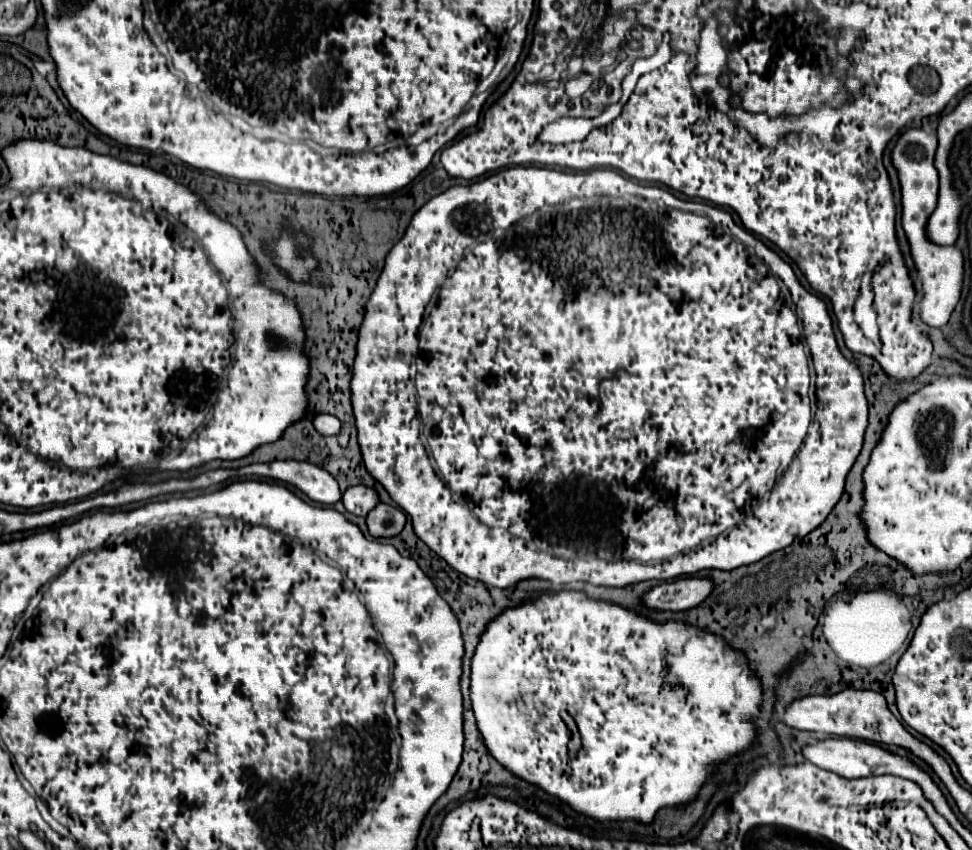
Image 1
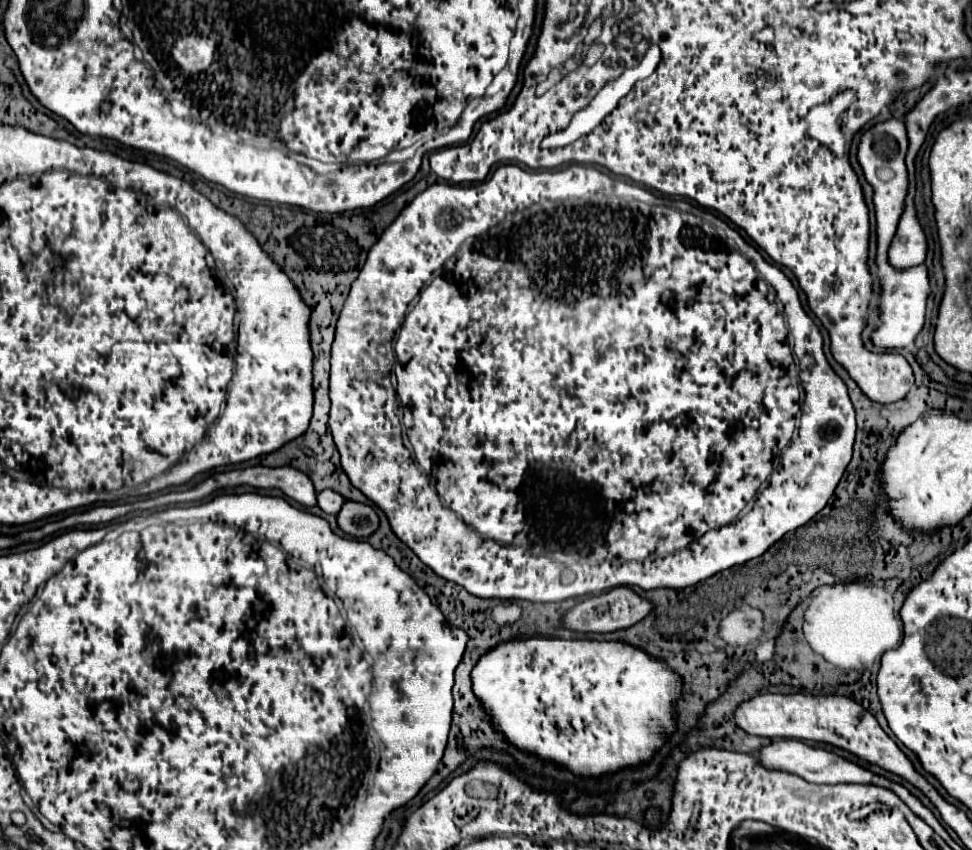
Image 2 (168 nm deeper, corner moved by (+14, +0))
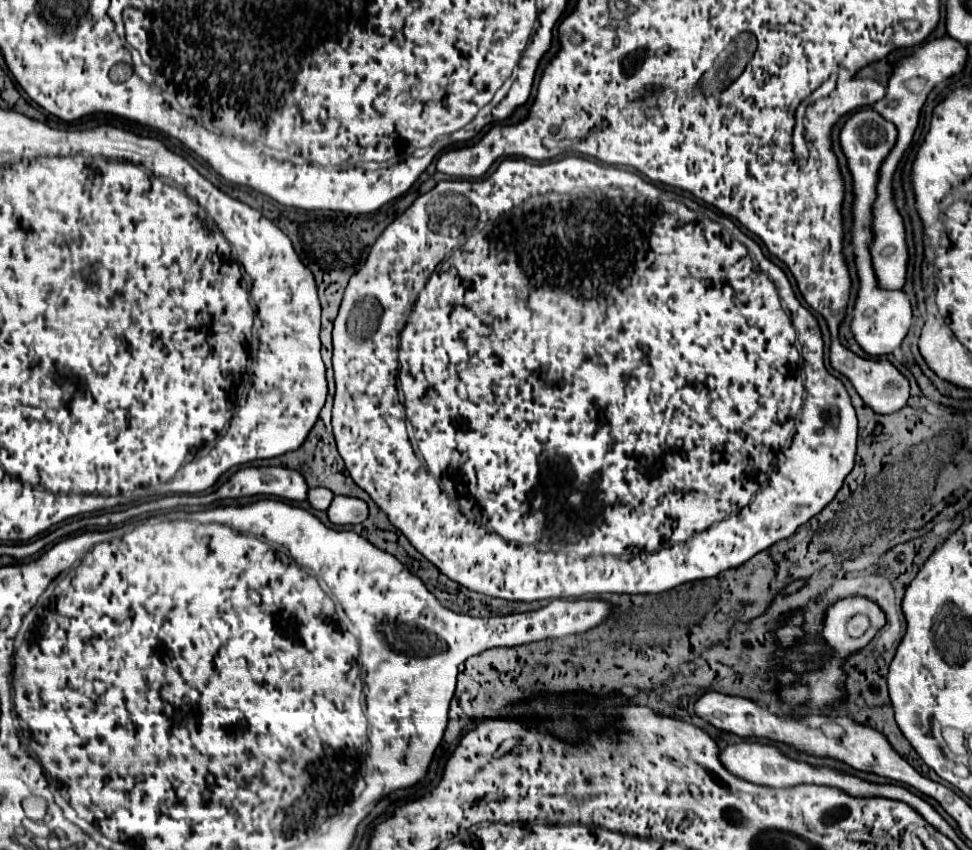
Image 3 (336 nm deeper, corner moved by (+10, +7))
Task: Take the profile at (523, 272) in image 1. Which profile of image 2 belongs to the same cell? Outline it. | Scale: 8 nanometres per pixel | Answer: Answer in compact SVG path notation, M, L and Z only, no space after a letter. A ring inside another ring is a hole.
M503 164L494 170L494 174L486 182L470 184L470 186L452 186L452 184L432 184L428 190L418 194L402 212L400 216L384 230L384 234L378 238L378 242L370 248L370 254L366 258L364 268L360 270L358 278L352 282L352 290L344 302L344 308L340 312L340 318L336 322L336 338L332 344L330 354L330 408L329 428L334 436L334 444L340 452L340 464L350 478L352 486L358 488L368 500L372 500L388 518L392 532L428 566L434 570L434 574L442 576L444 580L450 580L462 588L466 588L472 596L478 598L498 598L498 600L530 600L530 602L562 602L566 598L578 598L586 594L598 594L606 592L608 588L616 586L638 586L642 590L656 590L656 588L686 588L696 582L702 582L716 572L722 572L726 568L744 564L752 558L762 556L774 542L778 542L786 532L796 530L804 524L808 524L830 500L834 494L850 458L853 454L854 436L856 436L856 420L854 420L854 408L846 392L846 384L840 380L840 376L830 368L826 362L826 356L822 352L822 336L814 320L804 312L796 288L790 284L790 280L784 276L782 270L768 264L740 234L736 234L728 224L720 222L712 214L692 208L684 202L686 212L672 208L672 206L648 206L638 196L648 194L646 190L626 184L620 180L612 180L608 174L598 174L600 170L586 170L586 166L570 164L562 170L524 170L516 164ZM588 172L588 174L580 174ZM448 210L448 212L446 212ZM460 212L460 214L458 214ZM448 214L448 218L444 218ZM676 216L676 218L674 218ZM682 246L682 248L680 248ZM700 284L700 286L696 286ZM418 296L416 306L408 312L410 302ZM792 340L792 346L790 346ZM794 358L800 362L794 366ZM398 360L398 374L396 386L392 384L392 370ZM798 378L804 388L804 404L800 408L800 396L798 396ZM800 414L800 420L798 420ZM678 416L692 418L690 424L678 426ZM402 424L406 426L408 440L414 448L416 462L420 464L420 470L416 468L414 460L410 458L408 448L402 442ZM802 428L802 432L800 432ZM748 508L748 512L746 512Z

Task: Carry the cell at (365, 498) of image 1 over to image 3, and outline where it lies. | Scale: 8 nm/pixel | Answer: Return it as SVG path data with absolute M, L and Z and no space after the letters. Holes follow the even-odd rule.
M316 487L316 489L308 491L308 501L310 501L310 505L314 509L326 511L330 507L332 499L334 499L334 493L330 489L326 489L326 487Z

